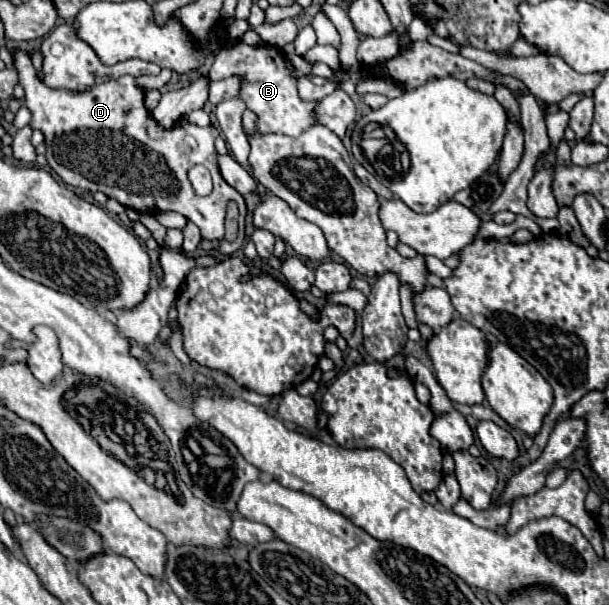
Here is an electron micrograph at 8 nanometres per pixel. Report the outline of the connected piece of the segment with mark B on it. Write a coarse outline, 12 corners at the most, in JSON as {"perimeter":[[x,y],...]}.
{"perimeter":[[269,45],[217,53],[209,79],[243,75],[259,131],[299,135],[315,103]]}

